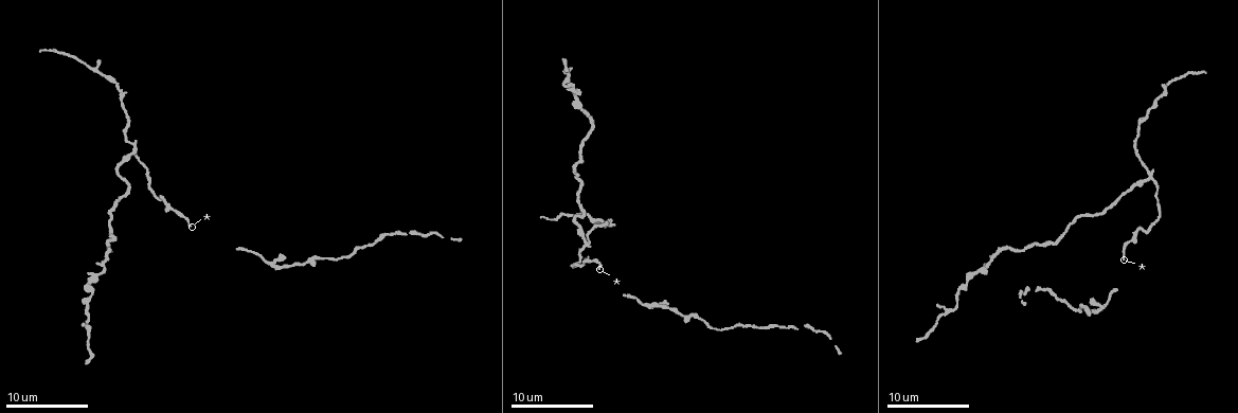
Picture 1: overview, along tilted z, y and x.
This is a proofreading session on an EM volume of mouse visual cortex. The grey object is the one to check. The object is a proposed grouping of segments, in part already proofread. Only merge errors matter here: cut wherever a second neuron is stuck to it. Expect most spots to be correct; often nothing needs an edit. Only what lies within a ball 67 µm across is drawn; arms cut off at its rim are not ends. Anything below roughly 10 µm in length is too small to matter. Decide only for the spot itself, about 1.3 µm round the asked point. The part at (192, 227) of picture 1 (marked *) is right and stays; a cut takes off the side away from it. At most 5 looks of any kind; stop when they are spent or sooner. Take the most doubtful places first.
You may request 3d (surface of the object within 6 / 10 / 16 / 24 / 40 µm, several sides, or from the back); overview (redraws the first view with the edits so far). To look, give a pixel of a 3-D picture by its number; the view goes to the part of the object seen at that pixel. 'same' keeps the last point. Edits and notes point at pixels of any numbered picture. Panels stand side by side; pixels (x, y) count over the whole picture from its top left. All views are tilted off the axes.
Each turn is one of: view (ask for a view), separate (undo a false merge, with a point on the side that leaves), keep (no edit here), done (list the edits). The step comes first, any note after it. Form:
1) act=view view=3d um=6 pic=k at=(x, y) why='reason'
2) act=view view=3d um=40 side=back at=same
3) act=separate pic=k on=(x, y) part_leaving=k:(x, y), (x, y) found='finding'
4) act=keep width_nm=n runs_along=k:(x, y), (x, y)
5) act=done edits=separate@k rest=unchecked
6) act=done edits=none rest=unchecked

act=view view=3d um=6 pic=1 at=(1150, 178) why='four arms meet'

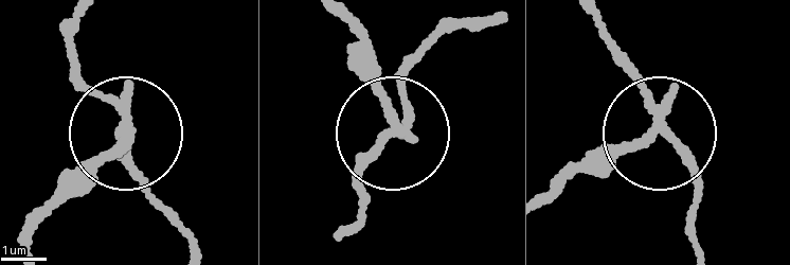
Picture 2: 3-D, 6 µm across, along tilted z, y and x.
act=separate pic=2 on=(88, 160) side_arm_um=24 arms=4 found='two neurons meet here'

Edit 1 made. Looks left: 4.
act=view view=overview

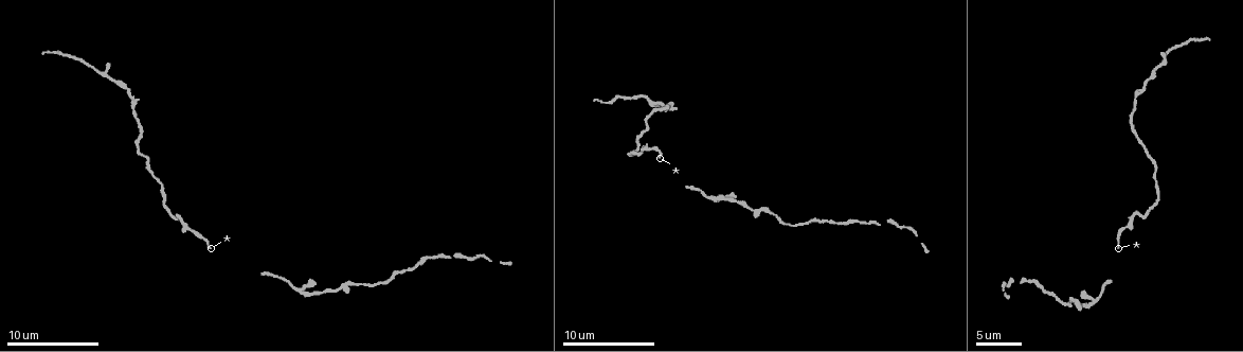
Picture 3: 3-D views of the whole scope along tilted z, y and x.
act=view view=3d um=6 pic=3 at=(353, 283) why='calibre changes'

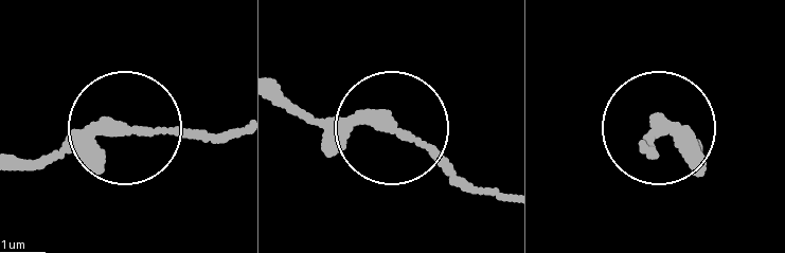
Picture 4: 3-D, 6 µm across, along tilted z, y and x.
act=keep found='continuous, no second neuron'

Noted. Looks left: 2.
act=view view=3d um=10 pic=3 at=(1136, 213)

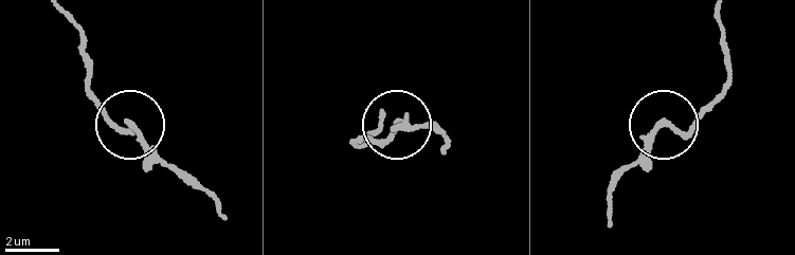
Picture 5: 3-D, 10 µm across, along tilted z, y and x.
act=keep runs_along=5:(226, 218), (132, 126), (101, 111) found='continuous, no second neuron'

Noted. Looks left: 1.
act=done edits=separate@2 rest=unchecked

